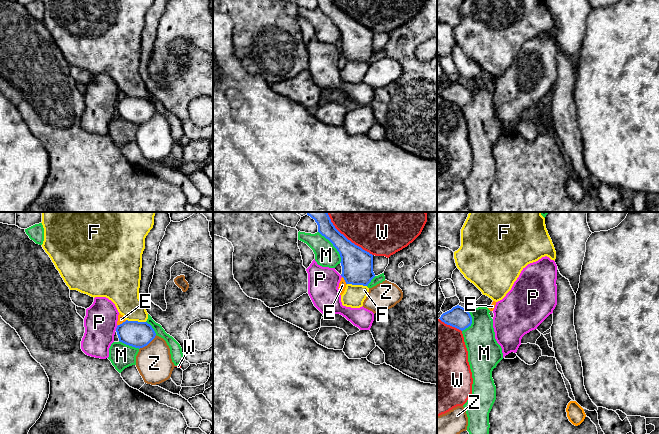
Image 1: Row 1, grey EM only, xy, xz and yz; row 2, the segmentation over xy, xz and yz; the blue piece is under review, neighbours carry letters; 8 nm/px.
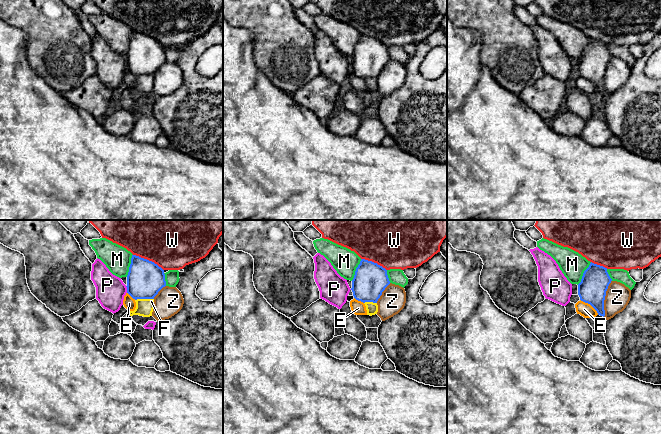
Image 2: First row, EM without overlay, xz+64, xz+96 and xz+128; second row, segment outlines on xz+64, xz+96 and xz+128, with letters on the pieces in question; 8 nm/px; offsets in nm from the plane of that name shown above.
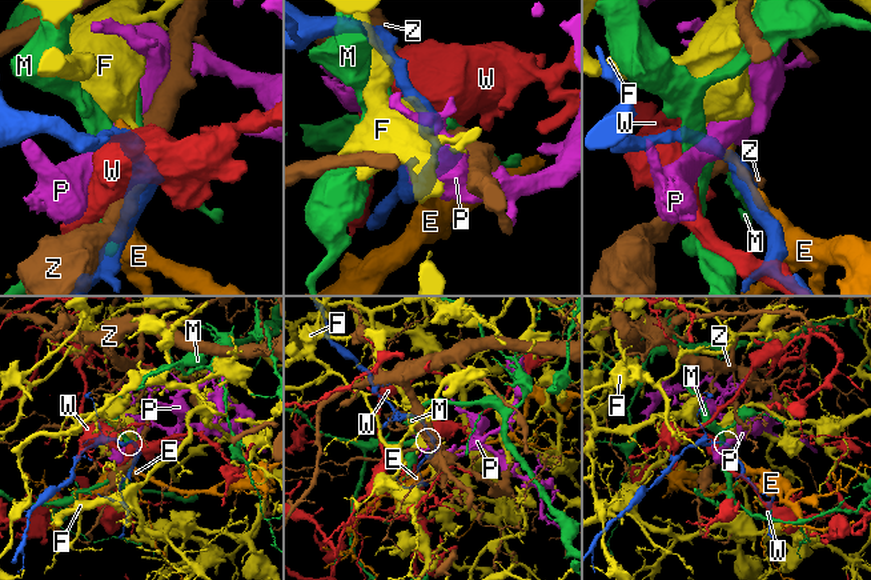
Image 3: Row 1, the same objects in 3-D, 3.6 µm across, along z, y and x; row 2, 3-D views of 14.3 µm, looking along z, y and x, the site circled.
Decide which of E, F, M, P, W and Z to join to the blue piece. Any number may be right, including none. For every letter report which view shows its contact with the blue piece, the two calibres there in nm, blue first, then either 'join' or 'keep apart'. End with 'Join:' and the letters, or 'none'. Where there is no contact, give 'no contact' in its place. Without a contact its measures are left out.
E: contact in xy; calibres 200 and 60 nm; keep apart
F: contact in xy; calibres 200 and 240 nm; keep apart
M: contact in xz; calibres 260 and 190 nm; keep apart
P: contact in xy; calibres 200 and 260 nm; keep apart
W: contact in xz; calibres 260 and 500 nm; keep apart
Z: contact in xy; calibres 200 and 280 nm; keep apart
Join: none

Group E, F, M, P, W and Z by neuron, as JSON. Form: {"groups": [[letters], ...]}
{"groups": [["E"], ["F"], ["M"], ["P"], ["W"], ["Z"]]}

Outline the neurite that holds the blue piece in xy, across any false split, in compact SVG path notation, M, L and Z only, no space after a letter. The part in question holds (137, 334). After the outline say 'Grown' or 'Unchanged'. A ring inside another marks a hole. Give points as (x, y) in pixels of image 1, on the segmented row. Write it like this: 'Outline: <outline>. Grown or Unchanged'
Outline: M126 320L117 326L116 332L120 342L139 349L147 346L156 336L150 324L138 321Z. Unchanged

